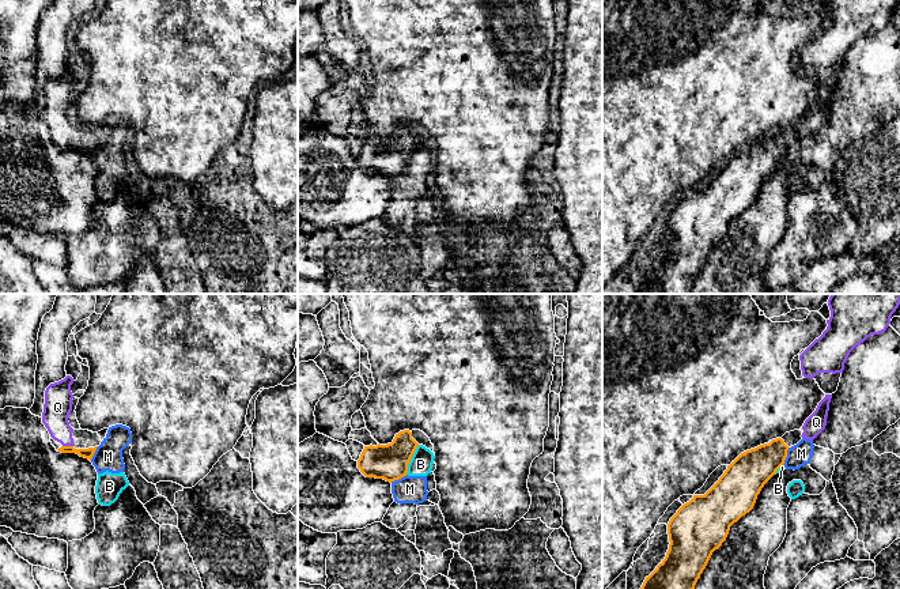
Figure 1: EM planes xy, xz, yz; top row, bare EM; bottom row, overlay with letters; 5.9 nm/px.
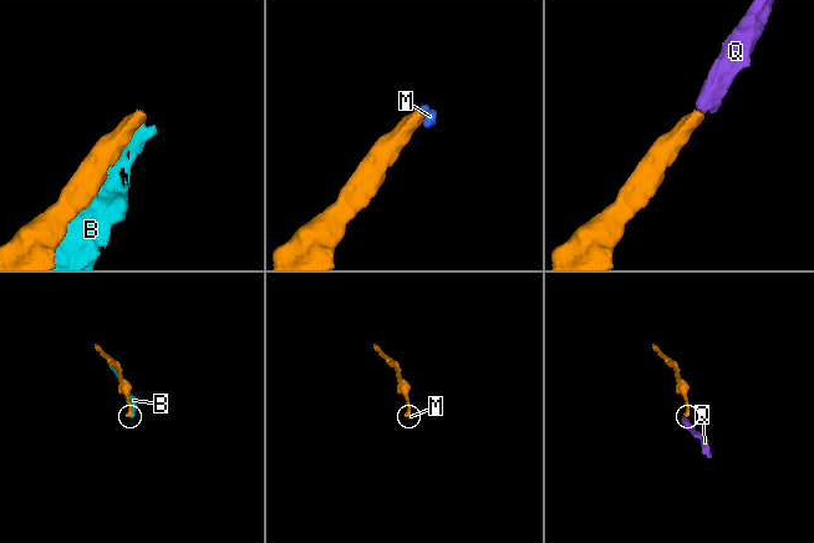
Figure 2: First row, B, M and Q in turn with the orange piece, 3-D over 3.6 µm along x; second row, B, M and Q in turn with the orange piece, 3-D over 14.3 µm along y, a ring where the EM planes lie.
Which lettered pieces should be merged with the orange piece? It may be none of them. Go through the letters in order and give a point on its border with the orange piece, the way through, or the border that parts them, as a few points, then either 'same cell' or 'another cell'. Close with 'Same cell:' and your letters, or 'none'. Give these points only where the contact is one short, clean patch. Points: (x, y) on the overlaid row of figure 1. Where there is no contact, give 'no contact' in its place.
B: meets orange in xz at (409, 460); another cell
M: meets orange in yz at (786, 456); border along yz (789, 448), (782, 464); another cell
Q: meets orange in xy at (68, 446); runs through xy (87, 453), (68, 446), (57, 425), (57, 407); same cell
Same cell: Q

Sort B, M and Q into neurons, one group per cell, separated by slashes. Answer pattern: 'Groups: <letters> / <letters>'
Groups: B M / Q

